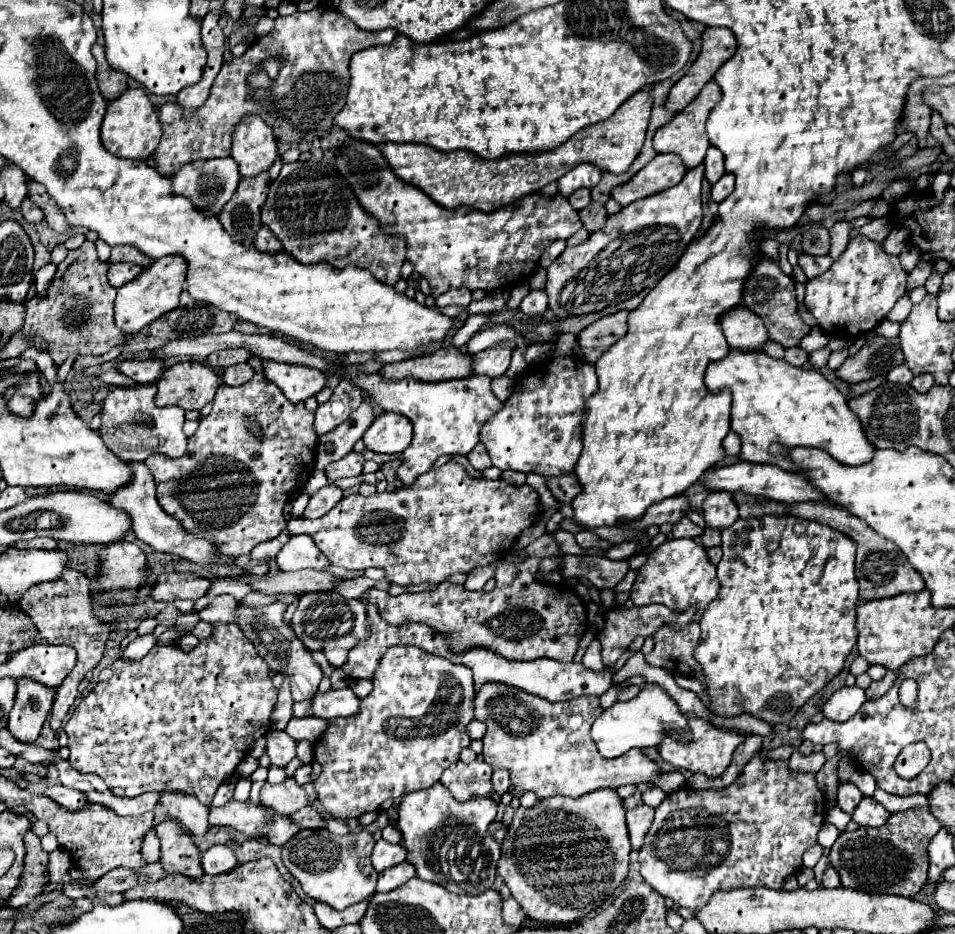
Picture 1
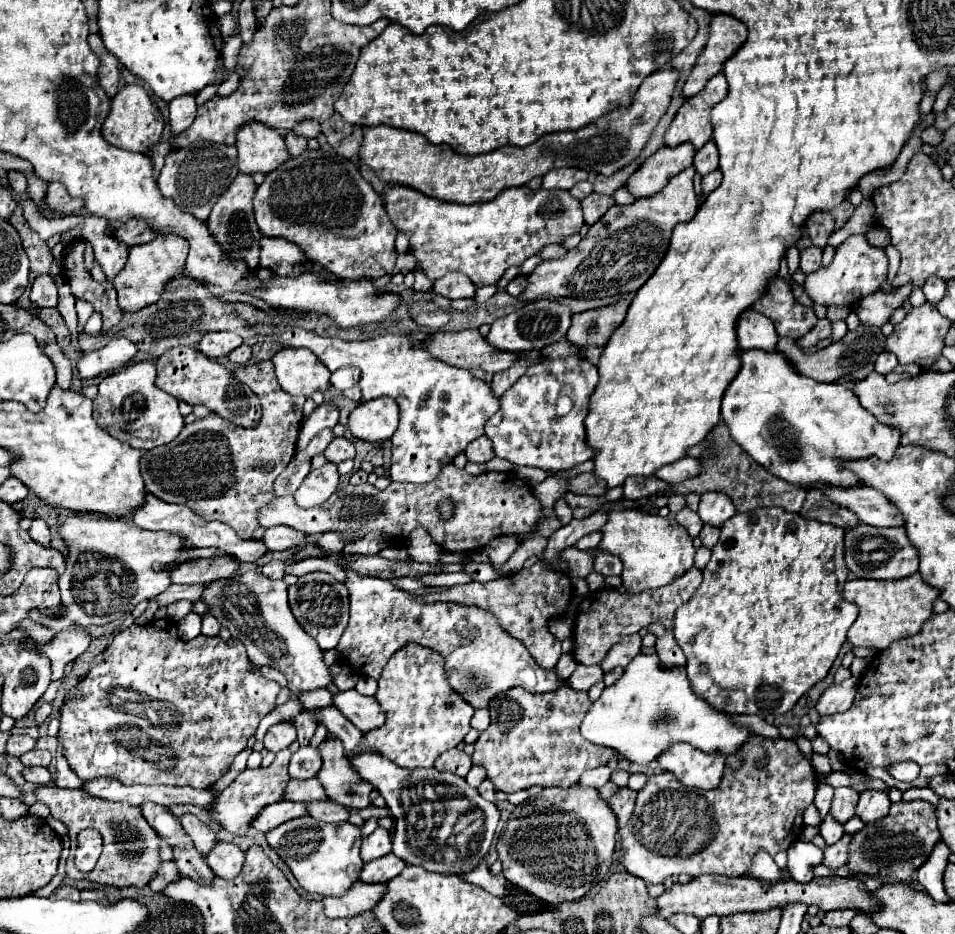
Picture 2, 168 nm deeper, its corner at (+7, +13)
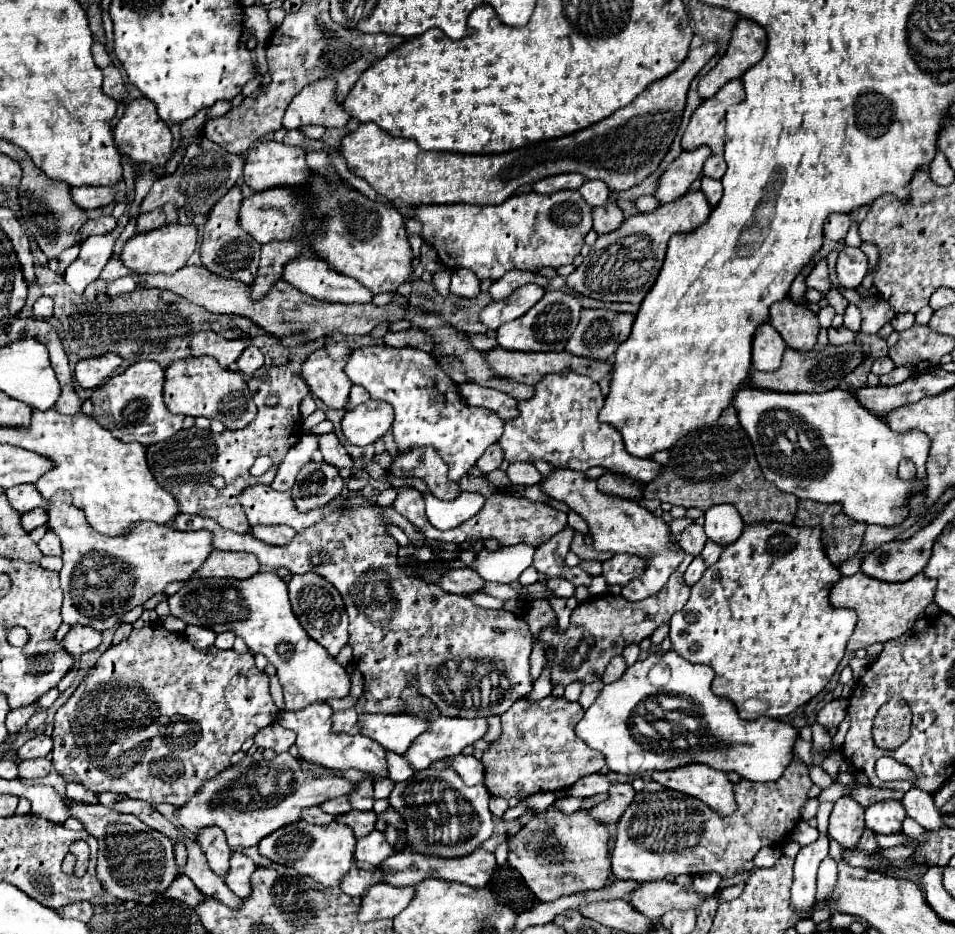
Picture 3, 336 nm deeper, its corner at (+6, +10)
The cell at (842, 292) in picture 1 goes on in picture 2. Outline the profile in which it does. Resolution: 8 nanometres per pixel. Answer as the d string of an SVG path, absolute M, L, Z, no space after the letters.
M854 234L848 236L846 242L842 242L836 248L836 256L828 268L820 268L814 274L806 276L804 290L816 304L856 306L866 294L880 290L880 284L886 280L886 270L888 270L888 258L884 250L870 246L864 234Z

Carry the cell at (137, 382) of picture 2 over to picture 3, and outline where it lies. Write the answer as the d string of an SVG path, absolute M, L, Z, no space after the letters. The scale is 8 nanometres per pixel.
M137 361L121 375L107 379L91 395L93 401L93 419L109 429L123 443L141 443L149 447L153 443L173 437L183 429L183 415L173 415L163 403L163 379L165 371L155 361Z

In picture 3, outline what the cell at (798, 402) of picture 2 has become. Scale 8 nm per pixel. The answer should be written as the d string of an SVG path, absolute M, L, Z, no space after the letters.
M745 385L735 393L733 407L741 427L753 443L755 457L763 469L763 475L781 491L819 503L837 501L855 521L877 525L895 525L905 521L905 501L913 495L913 487L897 477L897 465L903 457L909 457L917 467L917 477L925 479L925 461L929 453L929 437L925 437L925 433L895 433L889 429L889 425L885 425L885 421L865 409L851 391L845 389L831 389L823 393L779 393Z

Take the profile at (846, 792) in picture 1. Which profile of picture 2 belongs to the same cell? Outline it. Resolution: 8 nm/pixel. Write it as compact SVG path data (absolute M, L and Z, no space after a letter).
M850 786L846 788L836 788L834 790L834 800L832 800L832 808L830 814L832 818L836 818L836 822L846 824L850 818L856 816L856 802L858 802L858 792Z

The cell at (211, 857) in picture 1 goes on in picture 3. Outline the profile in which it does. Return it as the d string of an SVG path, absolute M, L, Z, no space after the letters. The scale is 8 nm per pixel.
M233 851L231 853L231 859L229 859L229 871L227 875L223 877L225 885L239 897L249 897L249 877L253 873L253 867L255 863L239 853L239 851Z

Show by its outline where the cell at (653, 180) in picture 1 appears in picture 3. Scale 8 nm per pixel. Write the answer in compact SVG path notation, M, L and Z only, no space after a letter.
M697 147L693 151L683 151L659 177L655 199L661 203L669 203L675 197L681 197L689 191L691 183L701 175L705 159L711 155L707 147Z

